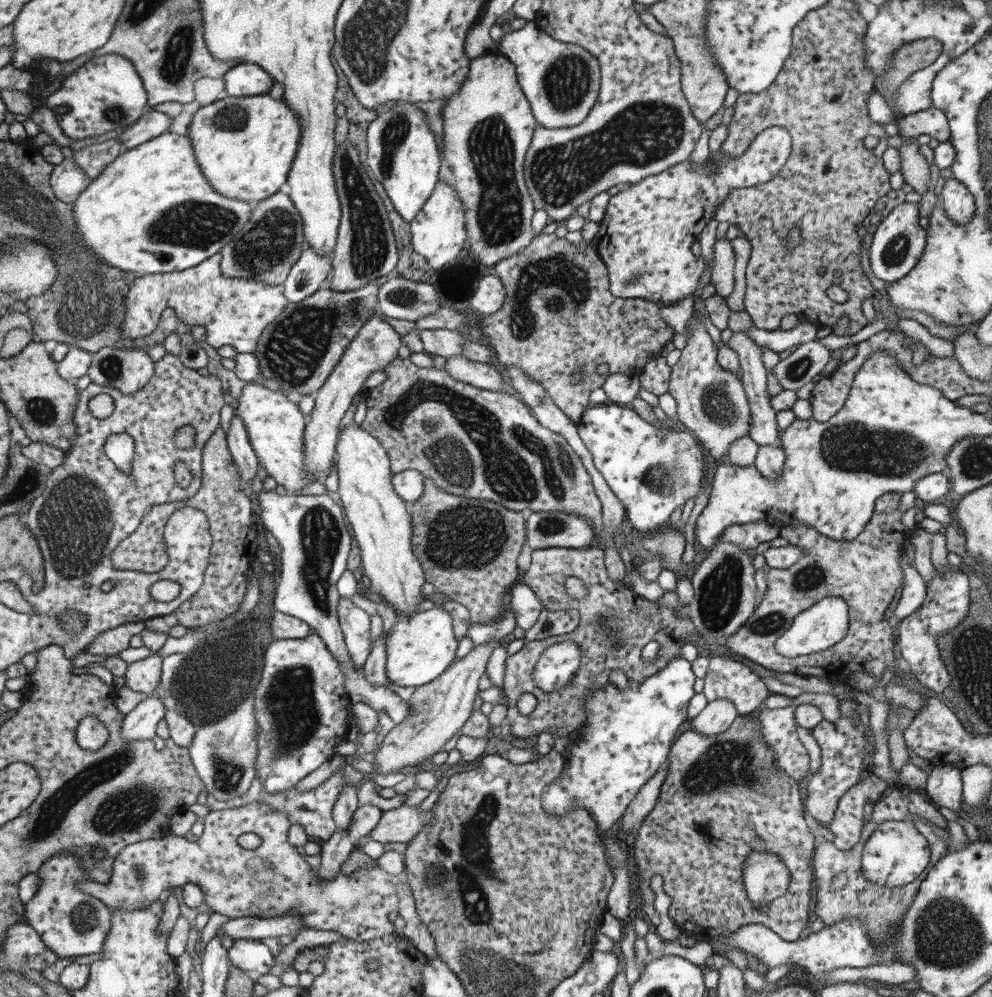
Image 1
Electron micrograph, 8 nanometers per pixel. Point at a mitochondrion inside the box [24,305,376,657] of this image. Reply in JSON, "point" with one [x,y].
{"point":[78,523]}

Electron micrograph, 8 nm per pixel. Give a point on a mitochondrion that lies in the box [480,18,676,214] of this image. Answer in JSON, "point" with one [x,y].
{"point":[566,83]}

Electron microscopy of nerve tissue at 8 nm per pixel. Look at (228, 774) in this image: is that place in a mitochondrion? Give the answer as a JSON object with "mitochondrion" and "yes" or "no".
{"mitochondrion":"yes"}

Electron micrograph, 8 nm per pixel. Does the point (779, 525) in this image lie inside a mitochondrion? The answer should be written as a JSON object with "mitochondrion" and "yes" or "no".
{"mitochondrion":"no"}

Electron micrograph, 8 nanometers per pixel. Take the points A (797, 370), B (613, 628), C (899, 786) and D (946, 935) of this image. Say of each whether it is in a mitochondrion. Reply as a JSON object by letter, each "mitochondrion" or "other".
{"A":"mitochondrion","B":"mitochondrion","C":"other","D":"mitochondrion"}

